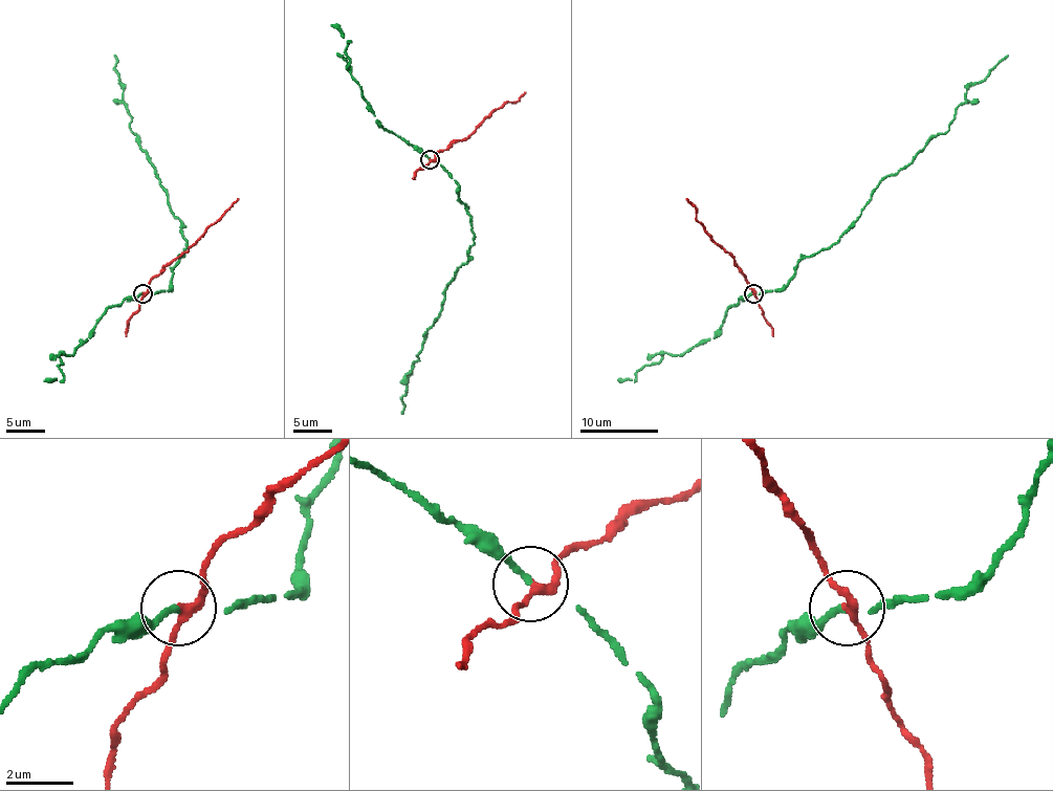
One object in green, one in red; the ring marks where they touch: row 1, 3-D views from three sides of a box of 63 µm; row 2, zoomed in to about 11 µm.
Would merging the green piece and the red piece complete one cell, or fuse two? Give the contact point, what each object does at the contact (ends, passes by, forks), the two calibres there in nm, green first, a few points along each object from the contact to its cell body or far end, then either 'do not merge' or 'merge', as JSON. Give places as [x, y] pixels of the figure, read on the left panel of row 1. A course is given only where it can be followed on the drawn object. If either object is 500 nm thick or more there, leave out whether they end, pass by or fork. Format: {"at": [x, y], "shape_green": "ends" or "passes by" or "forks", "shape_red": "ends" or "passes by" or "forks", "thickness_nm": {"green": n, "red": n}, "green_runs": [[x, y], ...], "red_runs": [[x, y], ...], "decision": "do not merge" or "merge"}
{"at": [143, 293], "shape_green": "ends", "shape_red": "passes by", "thickness_nm": {"green": 170, "red": 240}, "green_runs": [[141, 293], [171, 288], [171, 275], [187, 243], [168, 190], [130, 130], [114, 56]], "red_runs": [[141, 293], [154, 278], [238, 198]], "decision": "do not merge"}

